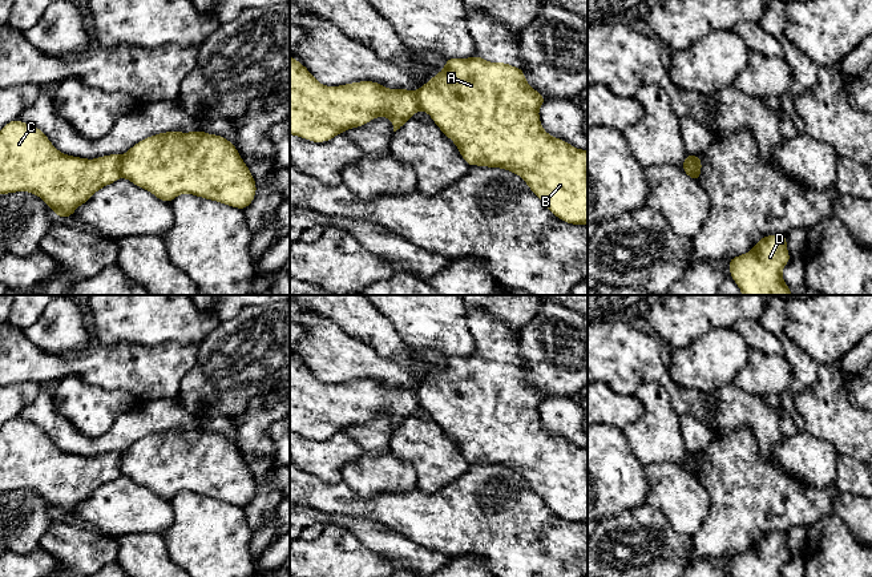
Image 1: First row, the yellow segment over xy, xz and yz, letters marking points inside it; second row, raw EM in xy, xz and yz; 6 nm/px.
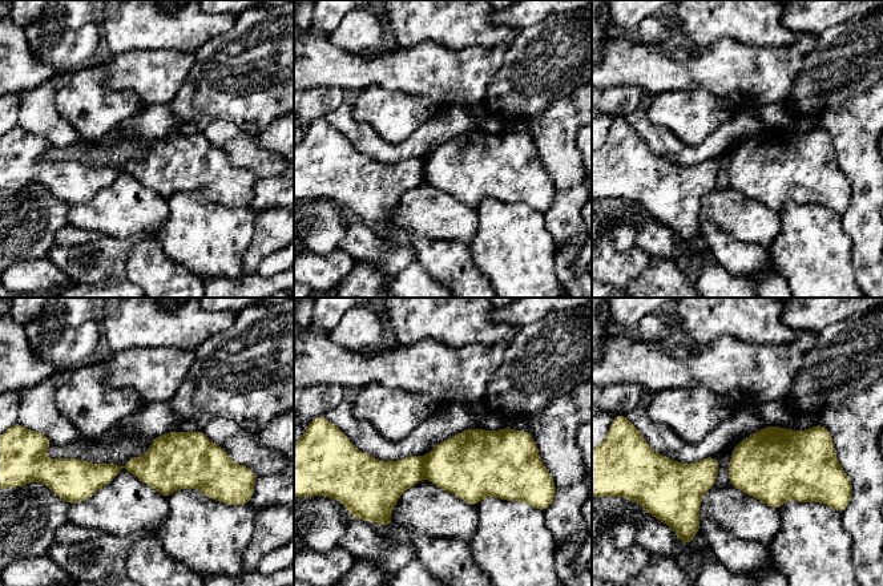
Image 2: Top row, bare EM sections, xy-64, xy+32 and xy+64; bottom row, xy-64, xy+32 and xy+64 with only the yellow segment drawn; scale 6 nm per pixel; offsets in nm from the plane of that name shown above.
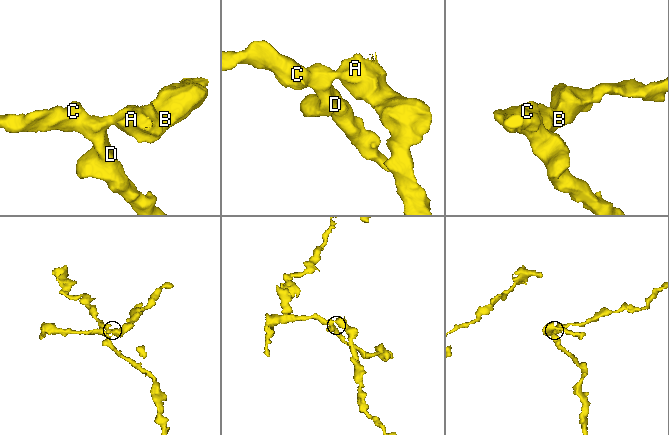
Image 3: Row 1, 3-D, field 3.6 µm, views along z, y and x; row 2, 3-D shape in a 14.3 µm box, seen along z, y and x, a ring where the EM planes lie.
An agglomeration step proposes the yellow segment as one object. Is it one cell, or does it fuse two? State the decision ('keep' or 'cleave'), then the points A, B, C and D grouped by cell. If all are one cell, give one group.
cleave | A B / C D

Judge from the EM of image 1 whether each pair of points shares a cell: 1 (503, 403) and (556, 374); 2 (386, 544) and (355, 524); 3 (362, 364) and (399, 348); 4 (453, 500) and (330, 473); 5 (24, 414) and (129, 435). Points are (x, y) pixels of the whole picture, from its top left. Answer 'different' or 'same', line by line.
1: different
2: same
3: different
4: different
5: same

